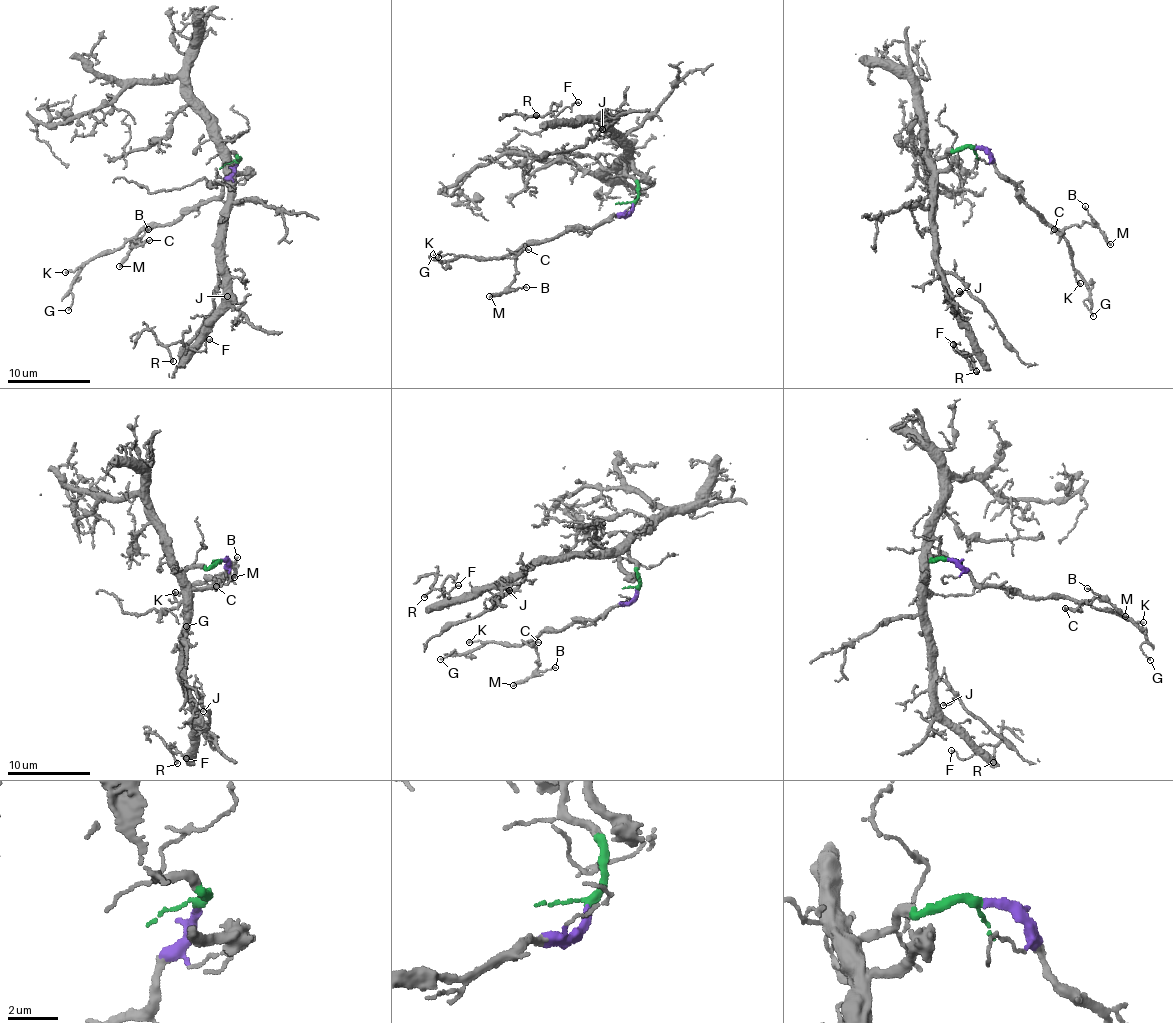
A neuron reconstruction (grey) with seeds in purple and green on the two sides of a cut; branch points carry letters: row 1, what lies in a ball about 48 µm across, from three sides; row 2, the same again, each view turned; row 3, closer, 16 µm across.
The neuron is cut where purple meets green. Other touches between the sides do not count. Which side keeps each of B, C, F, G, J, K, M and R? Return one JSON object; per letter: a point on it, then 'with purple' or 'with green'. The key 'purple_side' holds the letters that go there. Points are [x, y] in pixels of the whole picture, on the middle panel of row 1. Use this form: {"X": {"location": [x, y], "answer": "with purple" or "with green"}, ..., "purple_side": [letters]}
{"B": {"location": [526, 287], "answer": "with purple"}, "C": {"location": [528, 249], "answer": "with purple"}, "F": {"location": [578, 102], "answer": "with green"}, "G": {"location": [433, 254], "answer": "with purple"}, "J": {"location": [602, 129], "answer": "with green"}, "K": {"location": [438, 257], "answer": "with purple"}, "M": {"location": [489, 296], "answer": "with purple"}, "R": {"location": [536, 115], "answer": "with green"}, "purple_side": ["B", "C", "G", "K", "M"]}

